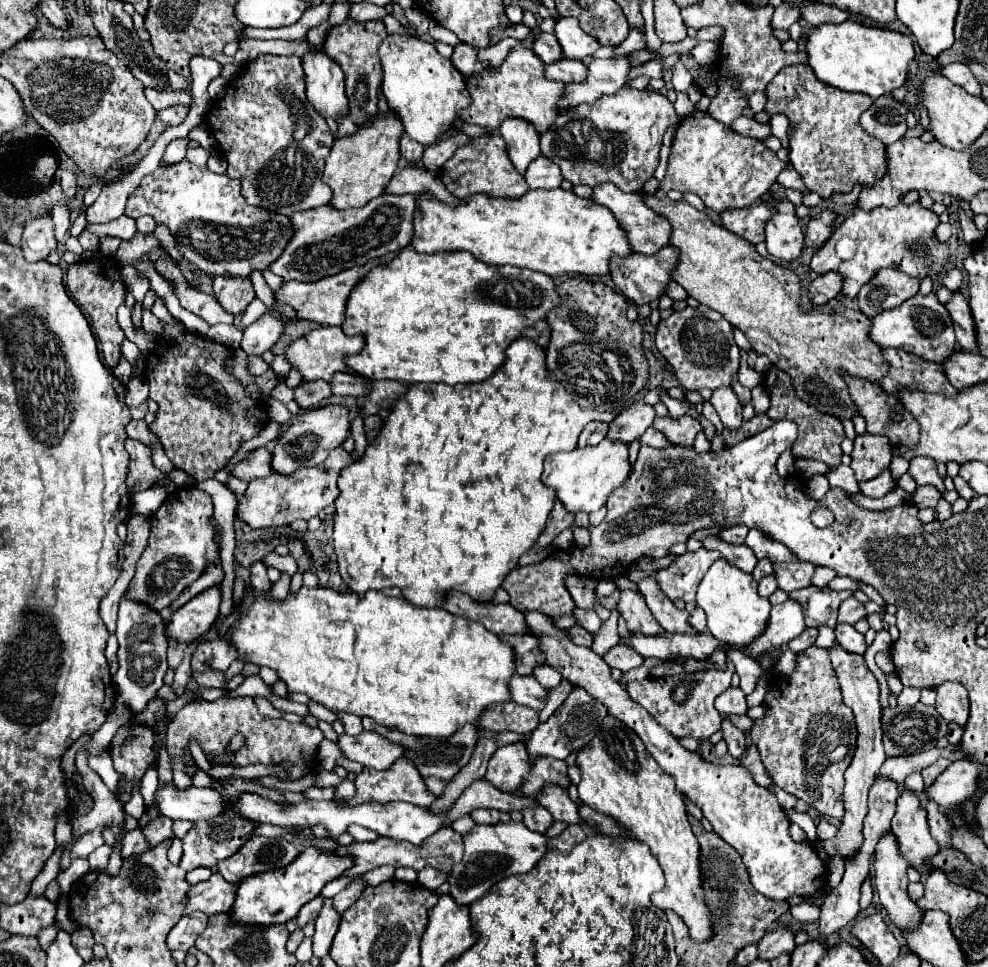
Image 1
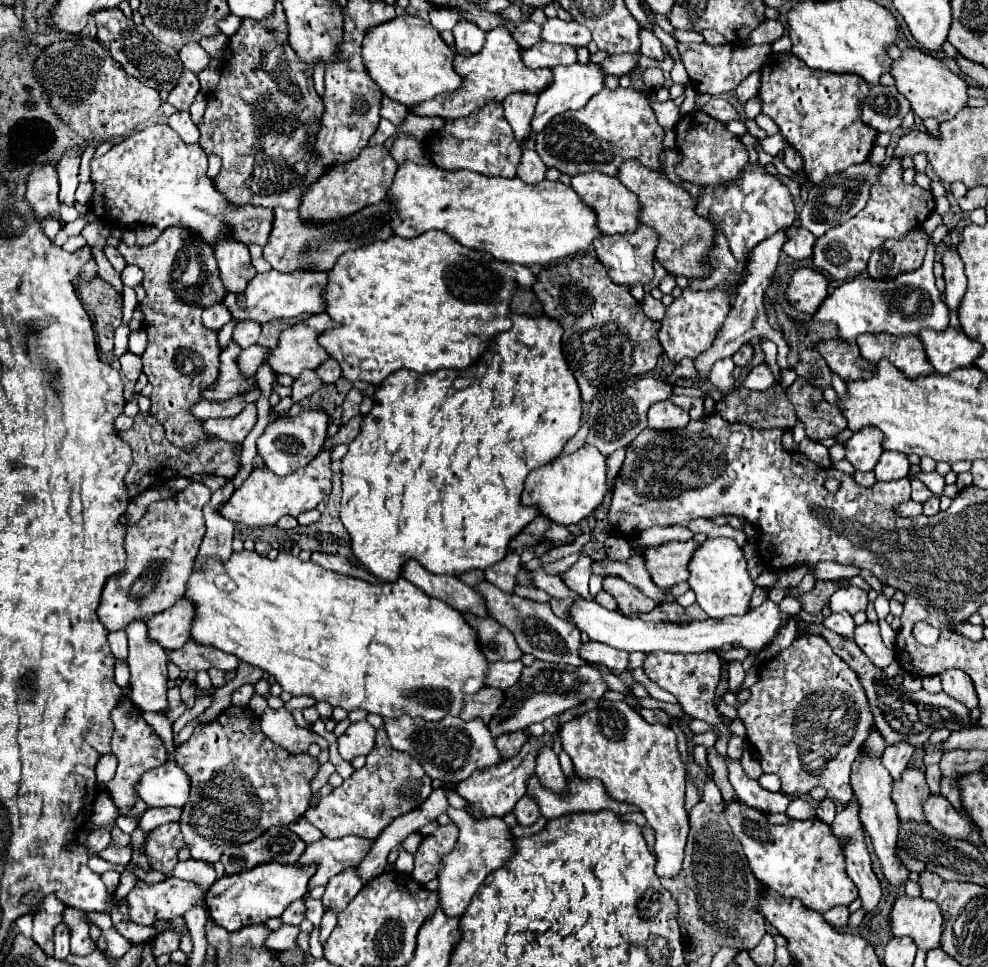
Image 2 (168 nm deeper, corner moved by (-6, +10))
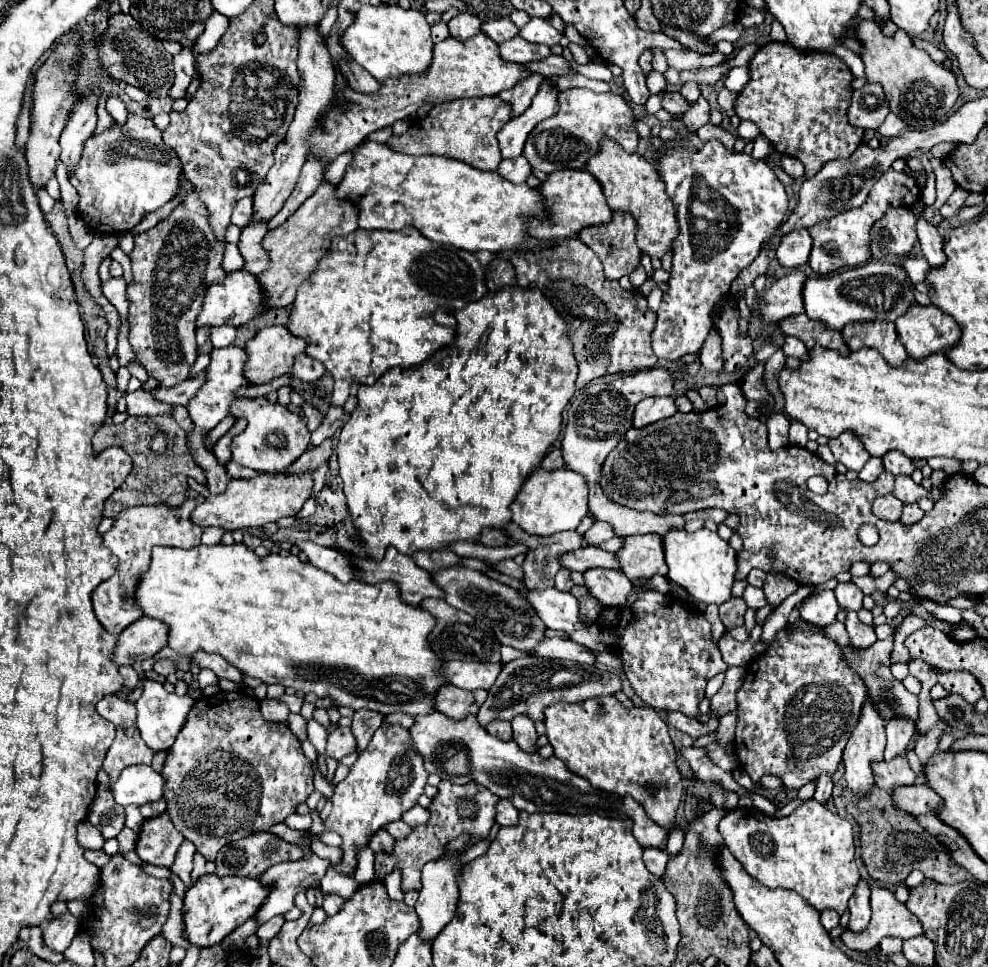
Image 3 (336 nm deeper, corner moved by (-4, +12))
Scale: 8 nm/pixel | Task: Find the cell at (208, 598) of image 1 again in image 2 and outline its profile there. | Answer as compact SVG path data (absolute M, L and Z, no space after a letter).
M180 599L164 613L148 617L146 625L150 641L160 643L166 651L180 649L188 641L188 627L192 627L192 603Z

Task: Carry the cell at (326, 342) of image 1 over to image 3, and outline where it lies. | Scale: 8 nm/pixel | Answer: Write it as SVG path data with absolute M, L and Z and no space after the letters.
M266 327L254 339L246 343L250 355L244 375L254 383L270 383L272 379L290 373L294 359L302 355L308 347L308 341L292 335L288 327Z

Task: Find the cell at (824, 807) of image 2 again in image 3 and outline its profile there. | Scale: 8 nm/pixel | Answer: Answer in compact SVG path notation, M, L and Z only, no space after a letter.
M820 775L818 781L816 781L816 793L814 793L814 799L822 805L826 805L830 799L832 799L832 777L830 775Z

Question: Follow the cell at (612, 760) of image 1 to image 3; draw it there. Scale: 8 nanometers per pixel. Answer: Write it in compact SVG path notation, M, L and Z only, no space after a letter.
M606 695L606 697L586 699L584 703L574 703L574 705L570 703L550 705L546 707L544 723L546 723L548 741L554 747L554 755L562 759L570 771L588 779L592 787L598 787L602 791L610 791L616 795L632 795L634 801L642 803L650 819L654 819L666 831L674 827L684 787L682 787L682 775L676 767L676 747L668 733L668 725L662 721L658 711L654 711L652 707L626 709L620 705L620 701L614 695Z

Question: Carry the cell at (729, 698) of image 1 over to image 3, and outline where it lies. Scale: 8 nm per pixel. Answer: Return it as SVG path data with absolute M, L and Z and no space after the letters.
M724 635L720 641L718 641L718 649L720 649L720 653L722 653L722 659L724 659L724 663L728 665L728 667L732 667L732 665L748 665L750 663L750 659L754 659L754 643L760 639L760 635L750 635L750 639L748 641L744 641L744 643L740 643L740 641L736 641L734 637L730 637L730 635Z

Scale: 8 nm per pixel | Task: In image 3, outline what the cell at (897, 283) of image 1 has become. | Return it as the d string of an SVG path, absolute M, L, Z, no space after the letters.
M890 209L872 227L872 257L904 259L912 253L916 235L916 217L910 209Z

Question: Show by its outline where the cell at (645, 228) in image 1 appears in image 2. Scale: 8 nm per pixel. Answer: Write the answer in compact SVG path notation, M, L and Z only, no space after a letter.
M578 173L572 177L572 189L578 193L578 197L594 209L596 213L596 227L604 233L604 235L616 235L616 233L628 233L632 229L636 229L636 225L640 223L636 219L638 213L638 201L636 195L630 193L628 189L624 189L624 185L620 185L620 181L616 177L604 175L604 173Z

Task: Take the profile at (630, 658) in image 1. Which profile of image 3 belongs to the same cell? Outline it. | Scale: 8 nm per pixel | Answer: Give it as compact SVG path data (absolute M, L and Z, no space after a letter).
M552 637L542 641L534 653L536 657L548 657L548 659L568 659L568 661L578 661L578 663L586 663L586 665L594 665L596 663L596 655L592 649L574 643L570 639L560 639L560 637Z

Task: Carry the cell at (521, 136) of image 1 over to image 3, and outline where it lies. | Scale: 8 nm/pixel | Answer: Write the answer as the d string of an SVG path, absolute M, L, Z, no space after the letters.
M534 73L534 75L530 75L528 79L516 83L512 89L502 91L498 97L504 99L506 103L510 103L510 107L512 107L512 117L518 117L518 115L522 115L522 113L530 107L532 97L536 95L540 83L542 83L542 75Z

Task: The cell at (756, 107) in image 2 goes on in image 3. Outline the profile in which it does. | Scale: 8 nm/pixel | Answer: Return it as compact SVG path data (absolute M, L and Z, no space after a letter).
M750 120L742 121L737 128L737 132L738 137L746 141L755 140L760 134L758 127Z

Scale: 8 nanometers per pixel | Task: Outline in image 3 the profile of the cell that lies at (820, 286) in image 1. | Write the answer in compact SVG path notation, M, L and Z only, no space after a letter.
M792 271L790 275L778 279L764 295L760 313L768 323L782 321L790 315L800 315L802 311L802 283L808 275L804 271Z

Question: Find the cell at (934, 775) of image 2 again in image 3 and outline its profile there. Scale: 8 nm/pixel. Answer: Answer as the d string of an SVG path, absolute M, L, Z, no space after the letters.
M940 721L940 725L932 727L926 735L922 735L922 737L916 741L914 751L916 751L916 755L920 757L922 765L928 763L928 761L932 759L932 755L936 753L936 745L938 745L938 739L940 739L940 737L942 737L942 721Z

